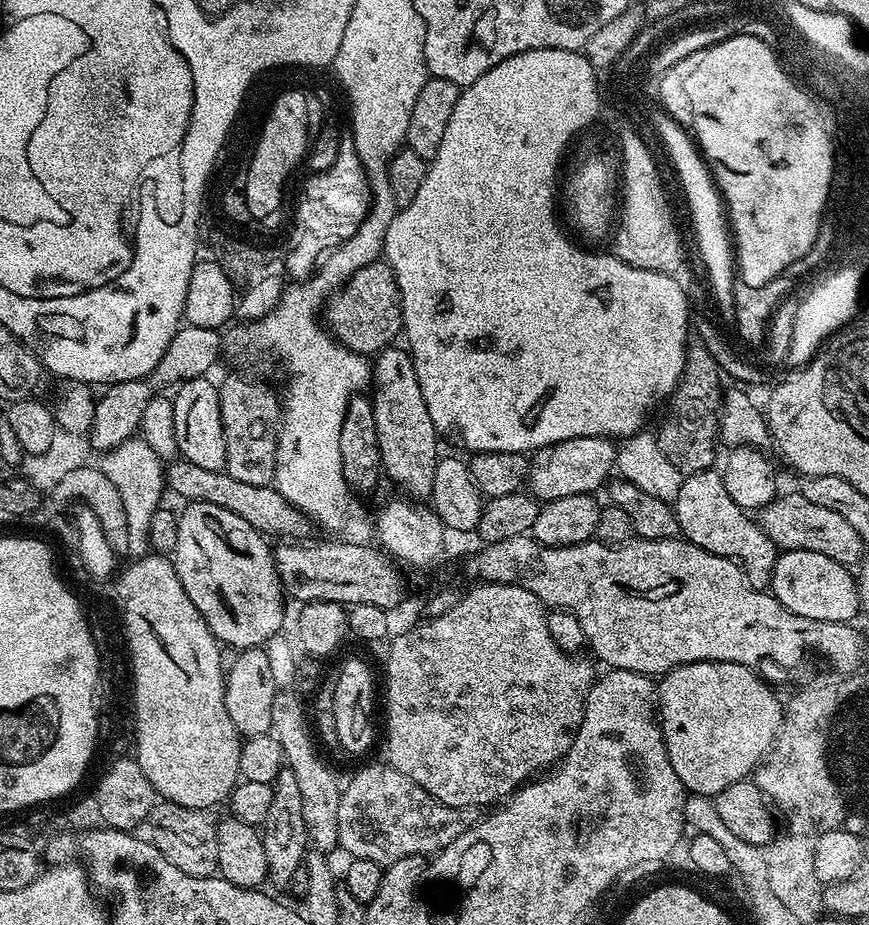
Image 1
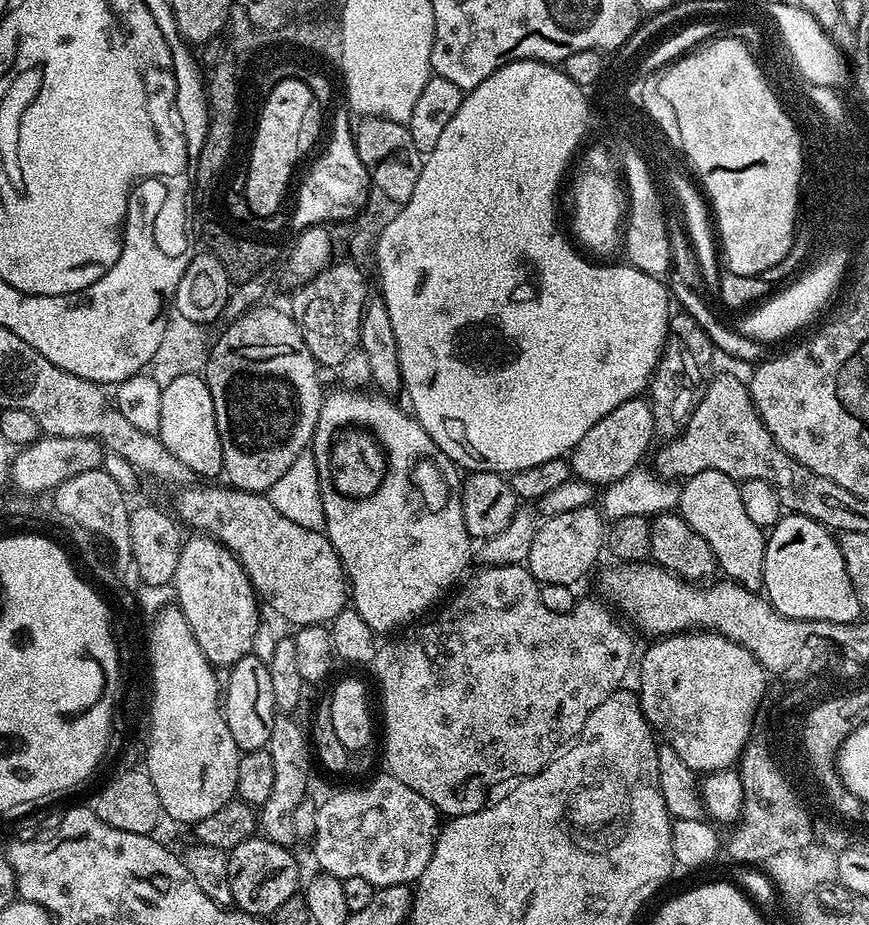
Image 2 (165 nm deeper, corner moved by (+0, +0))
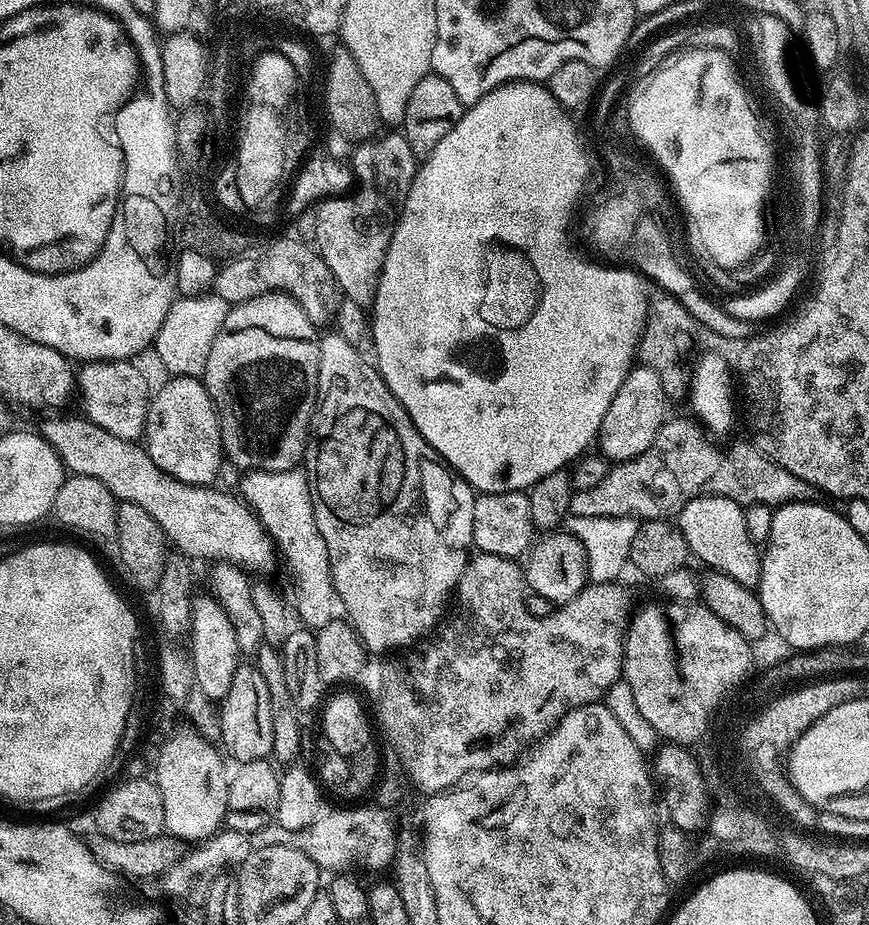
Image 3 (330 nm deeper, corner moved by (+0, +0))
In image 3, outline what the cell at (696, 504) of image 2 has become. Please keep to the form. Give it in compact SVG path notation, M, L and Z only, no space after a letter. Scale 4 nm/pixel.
M707 494L699 496L686 502L686 506L678 513L678 527L680 533L686 538L689 553L695 559L697 556L705 564L703 566L705 569L726 574L730 578L734 578L734 582L742 582L742 586L747 588L759 589L760 575L762 574L760 565L762 552L757 541L752 540L750 534L746 534L746 518L741 504L725 496L709 496Z

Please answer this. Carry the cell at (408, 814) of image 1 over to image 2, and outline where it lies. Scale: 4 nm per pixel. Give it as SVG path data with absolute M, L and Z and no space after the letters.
M381 774L361 788L336 792L319 805L312 837L316 866L340 879L363 878L377 888L415 883L433 856L441 824L441 813L418 790Z

